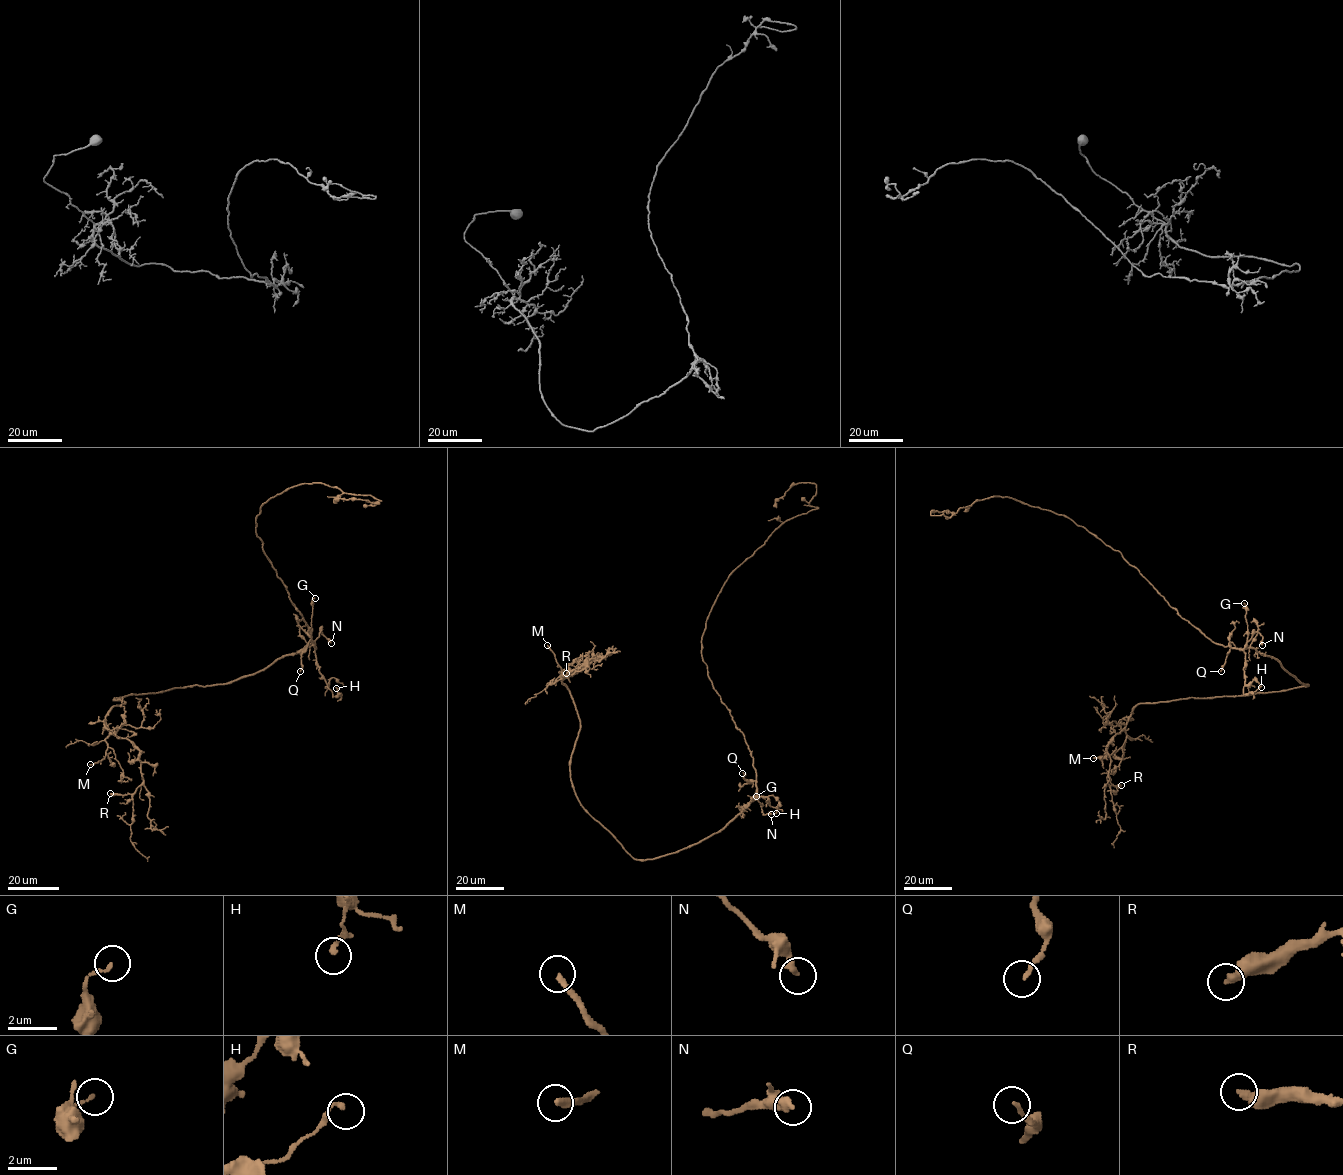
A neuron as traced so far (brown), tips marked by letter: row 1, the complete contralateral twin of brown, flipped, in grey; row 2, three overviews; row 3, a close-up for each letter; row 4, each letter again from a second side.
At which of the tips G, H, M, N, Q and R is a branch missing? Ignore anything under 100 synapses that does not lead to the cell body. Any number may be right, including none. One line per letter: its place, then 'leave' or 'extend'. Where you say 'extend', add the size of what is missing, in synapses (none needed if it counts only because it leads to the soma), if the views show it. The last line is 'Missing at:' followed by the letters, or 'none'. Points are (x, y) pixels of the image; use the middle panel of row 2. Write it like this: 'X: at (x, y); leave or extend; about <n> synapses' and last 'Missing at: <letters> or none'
G: at (756, 796); leave
H: at (776, 813); leave
M: at (547, 645); extend
N: at (771, 814); leave
Q: at (742, 773); leave
R: at (566, 673); leave
Missing at: M

